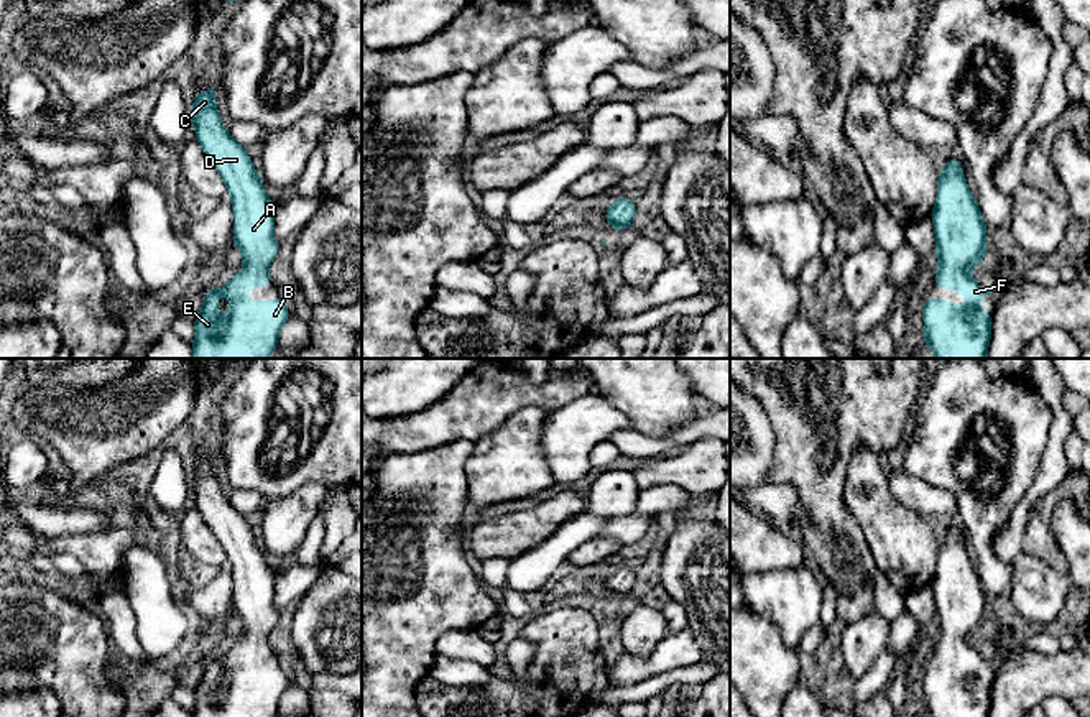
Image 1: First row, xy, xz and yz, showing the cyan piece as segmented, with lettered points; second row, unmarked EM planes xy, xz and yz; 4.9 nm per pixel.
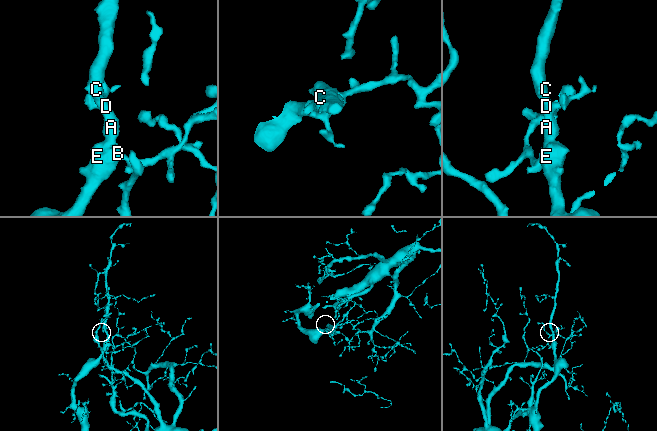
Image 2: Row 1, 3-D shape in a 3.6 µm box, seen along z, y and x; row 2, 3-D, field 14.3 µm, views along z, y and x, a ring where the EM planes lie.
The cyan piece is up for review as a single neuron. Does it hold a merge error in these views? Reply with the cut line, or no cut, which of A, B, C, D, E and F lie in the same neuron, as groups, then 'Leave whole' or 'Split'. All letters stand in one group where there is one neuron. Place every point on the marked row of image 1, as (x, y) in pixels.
No split. Groups: A B C D E F. Leave whole

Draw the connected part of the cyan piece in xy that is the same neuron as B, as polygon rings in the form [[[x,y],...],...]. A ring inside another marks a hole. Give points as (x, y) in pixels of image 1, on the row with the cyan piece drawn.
[[[214,86],[196,95],[189,110],[196,140],[224,178],[232,197],[233,247],[242,250],[243,270],[222,288],[210,288],[194,317],[192,358],[270,358],[289,311],[276,294],[275,301],[250,301],[243,289],[273,284],[268,266],[278,253],[273,237],[276,204],[263,189],[245,150],[219,117]],[[230,296],[230,309],[217,317],[217,298]]]

